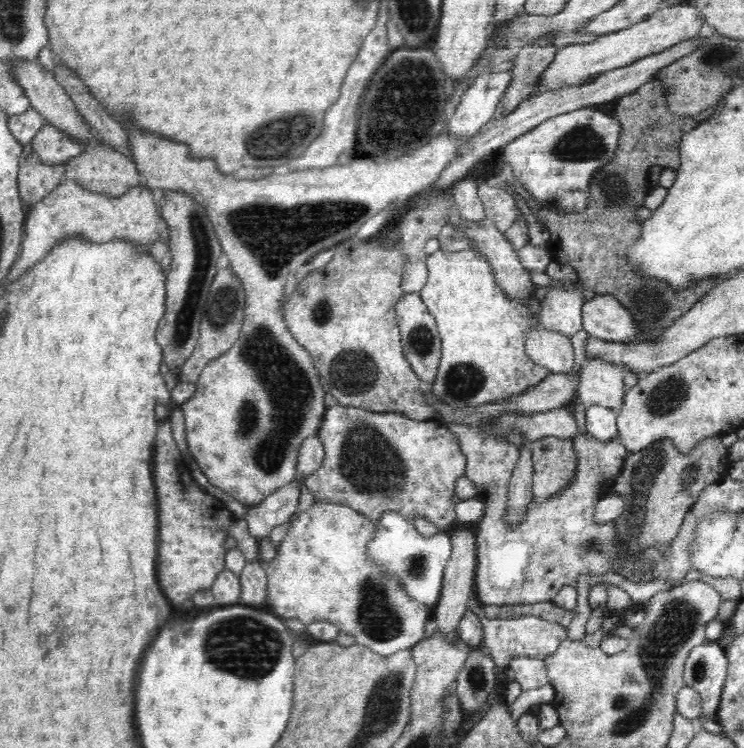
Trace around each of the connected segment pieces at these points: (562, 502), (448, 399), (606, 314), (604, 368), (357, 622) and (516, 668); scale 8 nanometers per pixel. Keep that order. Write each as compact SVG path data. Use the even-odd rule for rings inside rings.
M448 422L445 424L454 435L457 436L457 440L459 441L459 446L461 447L462 453L466 456L466 476L472 480L475 484L475 488L477 492L478 499L483 500L485 503L483 515L478 521L478 532L476 532L476 568L475 568L475 585L477 599L483 605L494 605L496 607L504 607L504 606L526 606L527 604L534 603L544 603L546 601L552 601L552 598L560 592L560 590L564 586L572 586L575 589L578 587L578 576L582 576L582 574L586 574L586 576L600 576L600 574L618 574L618 571L614 571L614 556L618 556L618 551L612 548L618 548L618 542L615 542L615 529L616 523L615 521L610 521L607 523L596 523L596 519L594 519L594 510L596 510L596 504L601 499L601 497L608 492L608 488L611 488L614 485L614 480L618 477L618 474L622 470L623 461L628 454L627 449L619 442L619 440L608 440L608 442L601 442L597 440L594 435L590 433L586 433L586 435L576 435L574 440L574 449L577 450L577 472L576 475L573 476L573 482L569 484L568 487L565 488L564 491L560 492L558 495L552 496L550 500L546 503L536 503L534 500L527 506L525 510L525 515L523 519L515 526L510 527L510 525L506 525L506 521L504 521L504 516L506 516L506 506L508 506L508 486L510 484L510 479L513 473L513 468L517 463L517 458L519 457L519 450L514 447L512 444L507 443L507 440L504 439L494 439L490 435L482 434L482 431L478 431L476 427L470 427L469 425L459 425L455 422ZM604 480L610 480L608 482L608 488L604 491L604 487L600 485L600 482L604 482Z
M438 249L424 261L428 276L426 284L421 288L421 299L437 323L442 350L439 370L431 386L435 398L448 407L478 407L522 395L549 376L546 368L539 367L539 364L526 355L527 340L524 338L528 328L532 326L532 318L541 313L539 301L534 299L530 308L524 308L523 304L510 299L510 295L506 295L496 283L490 263L478 250L448 252Z
M595 295L582 304L582 325L590 337L604 341L634 343L640 328L612 295Z
M587 357L579 372L577 394L585 408L600 406L618 411L624 404L628 389L624 387L623 368L600 357Z
M318 502L292 517L292 526L277 547L276 556L265 565L267 574L266 601L272 612L283 620L298 618L304 624L320 620L338 625L340 631L353 636L358 644L382 656L411 649L425 638L425 626L432 610L420 604L402 589L397 576L384 566L369 560L368 544L377 531L375 524L363 514L341 503Z
M517 656L510 659L508 667L514 673L514 680L523 690L542 688L550 683L546 663L538 658Z

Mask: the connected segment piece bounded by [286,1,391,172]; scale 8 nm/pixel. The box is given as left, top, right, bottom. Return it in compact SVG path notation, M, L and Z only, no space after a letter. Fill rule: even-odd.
M383 1L379 12L378 20L372 28L372 32L366 36L354 64L350 66L348 70L348 76L342 84L342 92L340 92L340 98L338 98L338 104L334 104L334 108L330 108L330 112L326 112L325 120L326 124L322 125L321 134L309 144L309 147L300 155L290 160L286 165L289 170L306 170L306 168L328 168L328 166L334 166L337 163L338 156L342 154L342 150L346 146L352 146L356 142L356 120L358 120L358 106L360 106L360 100L362 100L362 94L368 86L368 80L370 76L384 64L385 60L390 56L390 48L386 46L387 39L387 22L391 20L389 15L389 9L386 2Z

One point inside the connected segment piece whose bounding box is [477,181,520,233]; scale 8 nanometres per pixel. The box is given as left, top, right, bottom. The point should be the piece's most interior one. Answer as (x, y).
(500, 208)

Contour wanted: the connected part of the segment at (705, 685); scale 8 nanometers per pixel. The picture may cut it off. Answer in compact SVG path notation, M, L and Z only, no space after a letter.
M710 641L690 651L685 662L683 679L690 688L700 693L701 716L715 722L728 665L726 651L718 643Z

